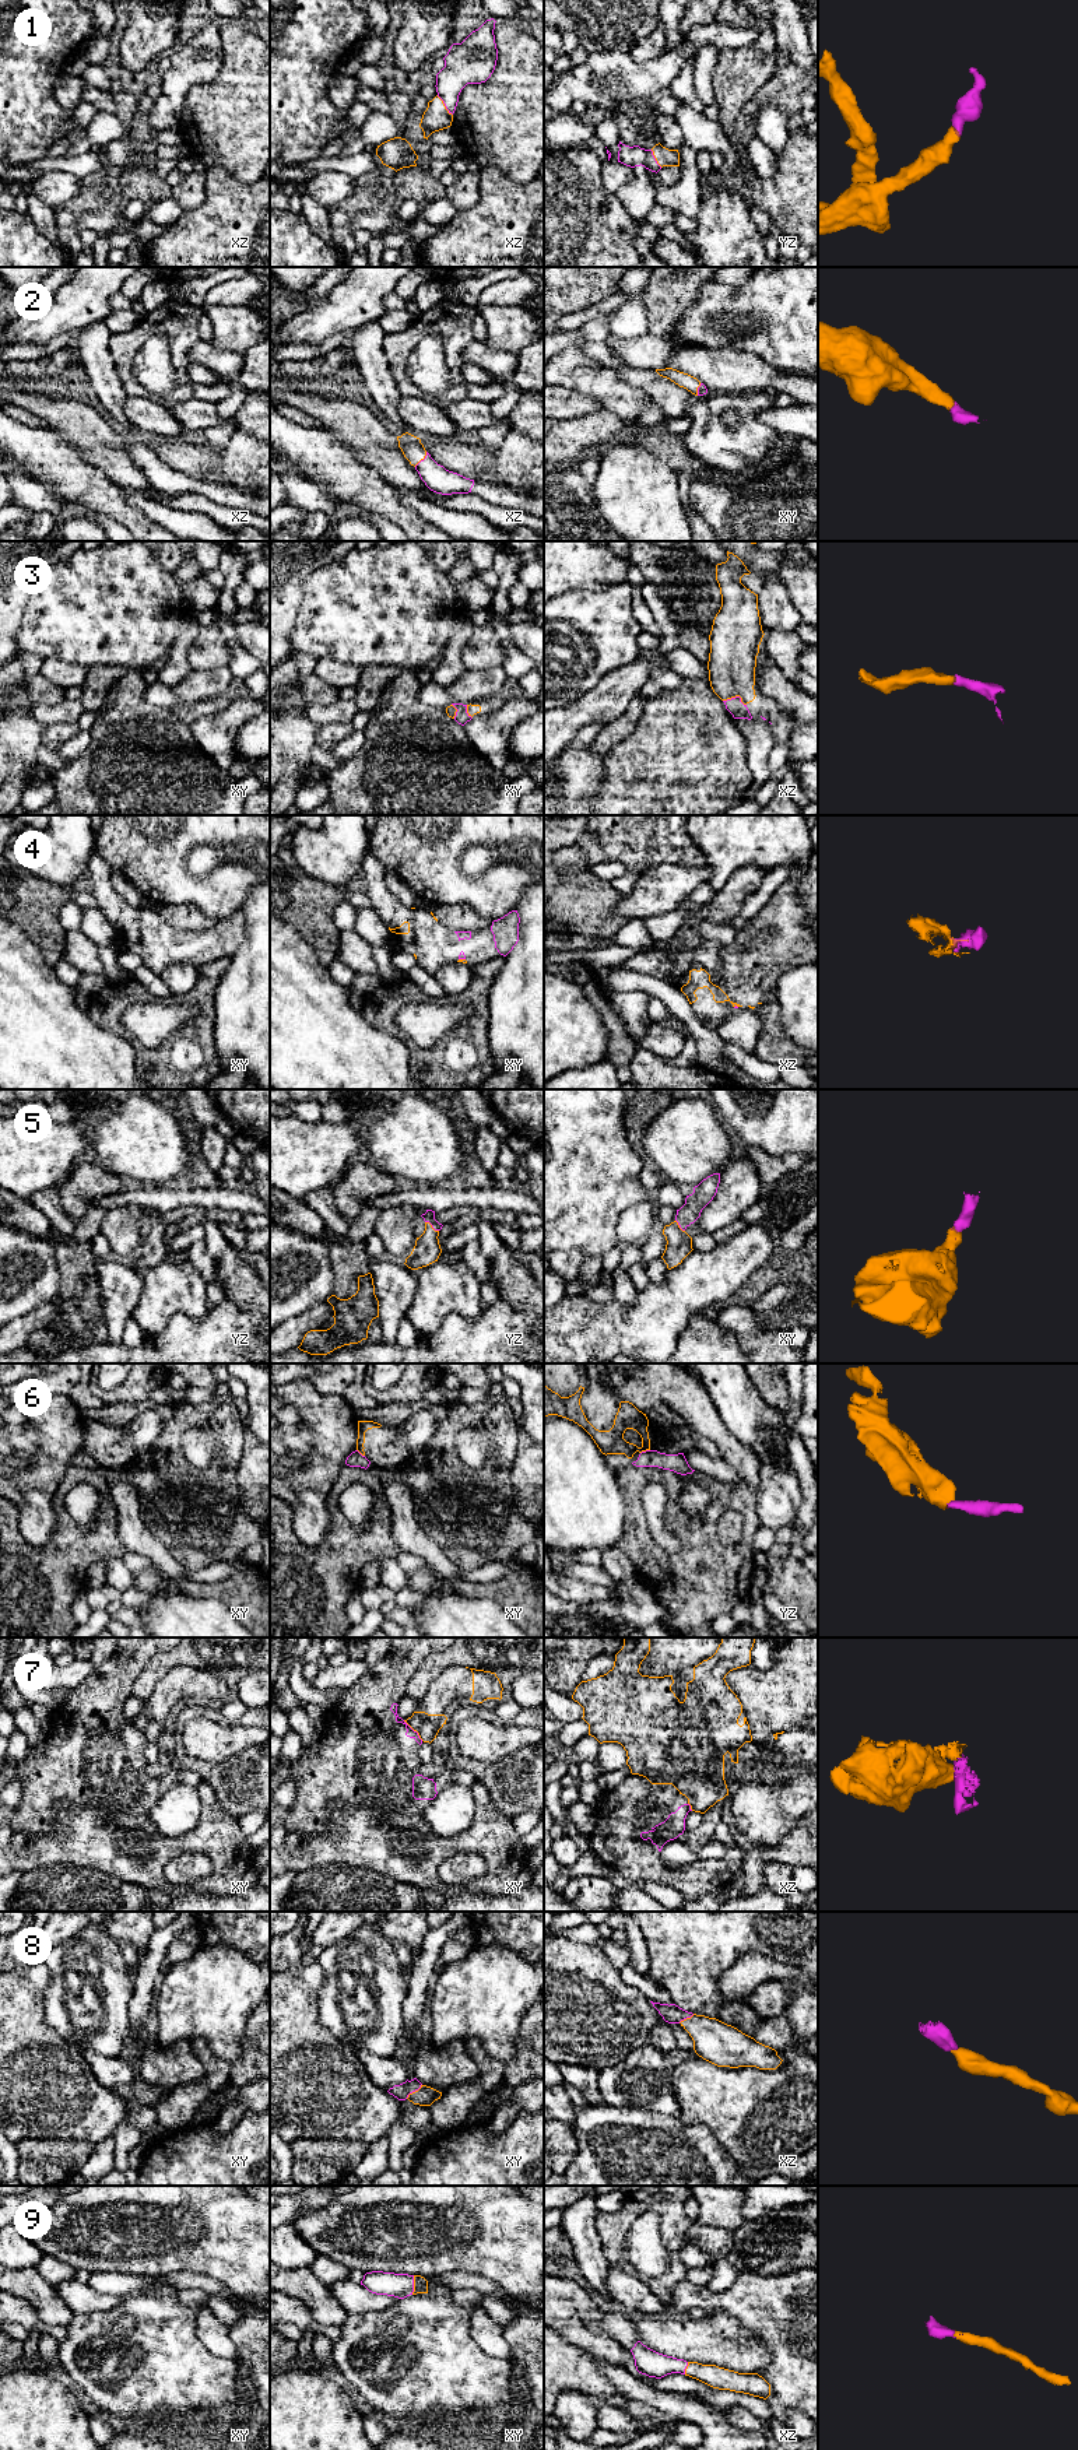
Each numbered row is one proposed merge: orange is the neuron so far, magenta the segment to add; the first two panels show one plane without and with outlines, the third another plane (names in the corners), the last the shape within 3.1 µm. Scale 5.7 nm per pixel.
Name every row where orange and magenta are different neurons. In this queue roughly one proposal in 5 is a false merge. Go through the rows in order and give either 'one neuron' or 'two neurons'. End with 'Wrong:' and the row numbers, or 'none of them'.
1: one neuron
2: one neuron
3: one neuron
4: one neuron
5: one neuron
6: two neurons
7: two neurons
8: one neuron
9: one neuron
Wrong: 6, 7

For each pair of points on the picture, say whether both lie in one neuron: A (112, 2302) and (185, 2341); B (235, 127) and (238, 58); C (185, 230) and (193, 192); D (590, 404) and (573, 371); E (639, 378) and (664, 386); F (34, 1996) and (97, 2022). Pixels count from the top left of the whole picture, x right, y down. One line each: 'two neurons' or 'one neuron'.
A: two neurons
B: one neuron
C: two neurons
D: two neurons
E: one neuron
F: two neurons

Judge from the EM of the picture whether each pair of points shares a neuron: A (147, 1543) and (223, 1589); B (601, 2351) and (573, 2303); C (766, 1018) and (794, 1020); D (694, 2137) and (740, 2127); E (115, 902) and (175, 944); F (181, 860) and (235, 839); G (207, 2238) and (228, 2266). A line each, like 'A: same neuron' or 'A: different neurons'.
A: same neuron
B: same neuron
C: different neurons
D: different neurons
E: same neuron
F: same neuron
G: same neuron

